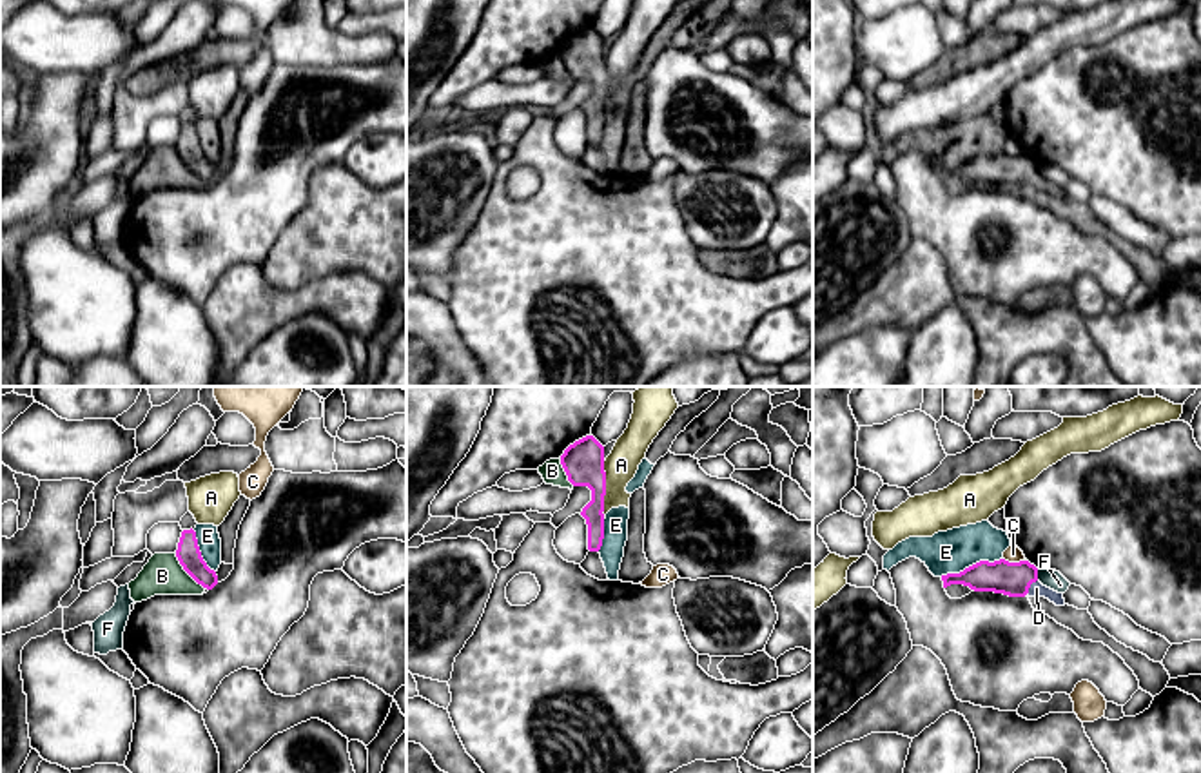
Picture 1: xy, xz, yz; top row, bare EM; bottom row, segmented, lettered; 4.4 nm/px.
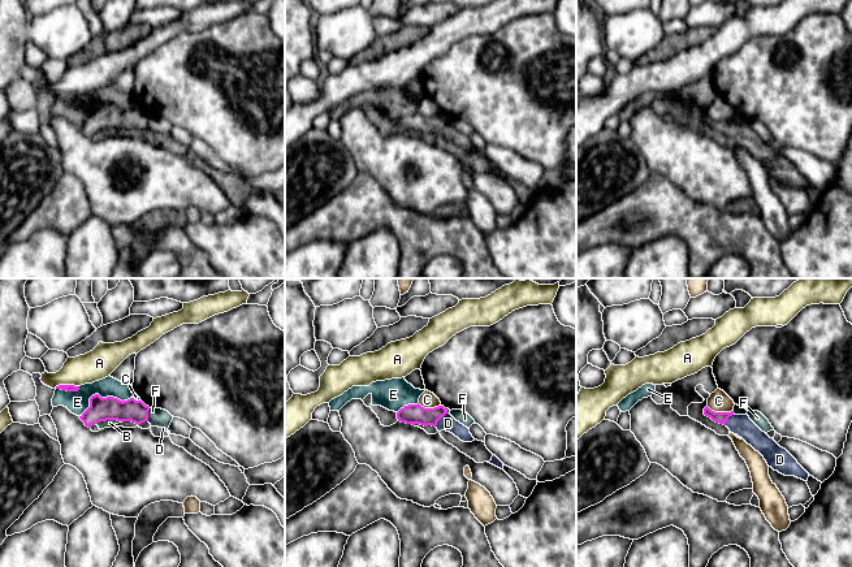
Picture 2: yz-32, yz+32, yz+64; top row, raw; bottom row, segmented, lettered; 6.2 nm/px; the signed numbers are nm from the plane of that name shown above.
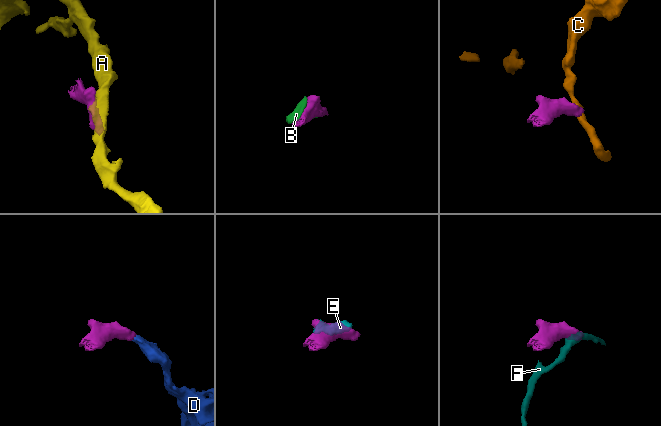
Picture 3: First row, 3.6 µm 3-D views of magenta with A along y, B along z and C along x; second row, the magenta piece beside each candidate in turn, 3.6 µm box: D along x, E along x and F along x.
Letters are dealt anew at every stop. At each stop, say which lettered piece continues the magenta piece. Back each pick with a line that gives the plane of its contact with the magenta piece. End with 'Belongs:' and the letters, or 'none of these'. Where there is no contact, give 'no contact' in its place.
D: contact in yz
Belongs: D

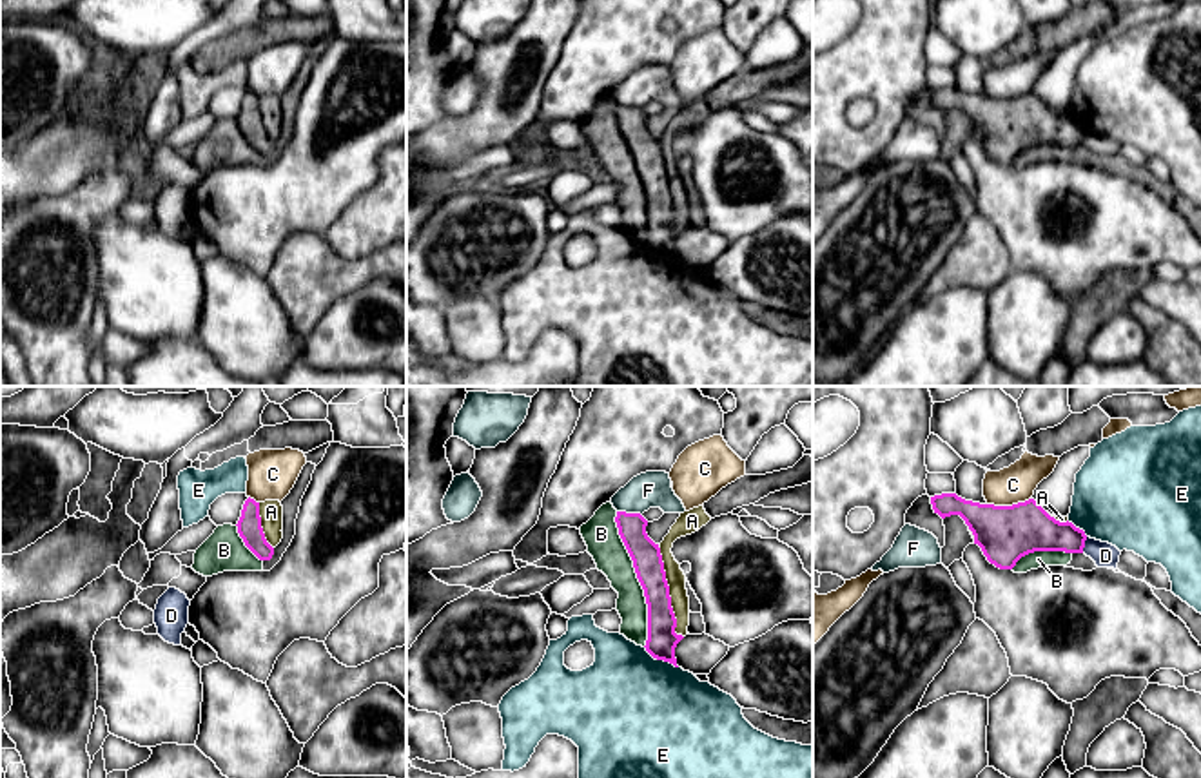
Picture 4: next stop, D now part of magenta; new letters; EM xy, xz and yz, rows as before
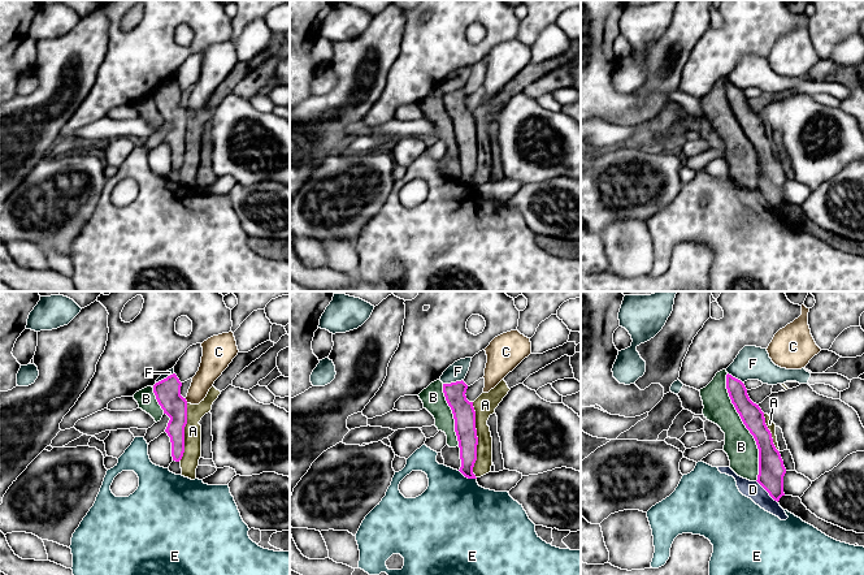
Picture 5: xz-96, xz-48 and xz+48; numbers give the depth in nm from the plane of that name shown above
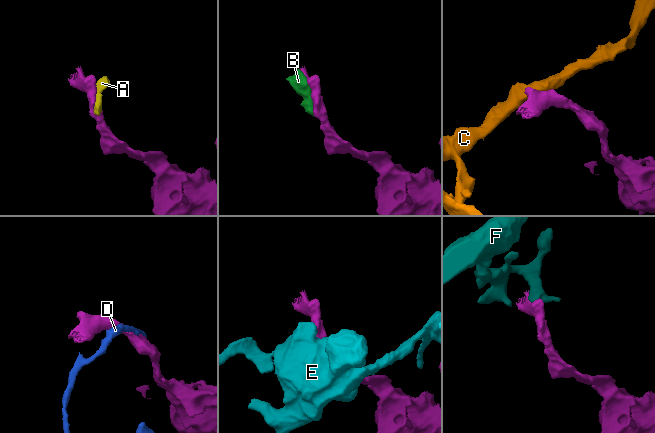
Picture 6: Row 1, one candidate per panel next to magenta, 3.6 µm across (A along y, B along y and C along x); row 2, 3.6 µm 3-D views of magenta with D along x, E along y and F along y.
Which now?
Belongs: none of these

